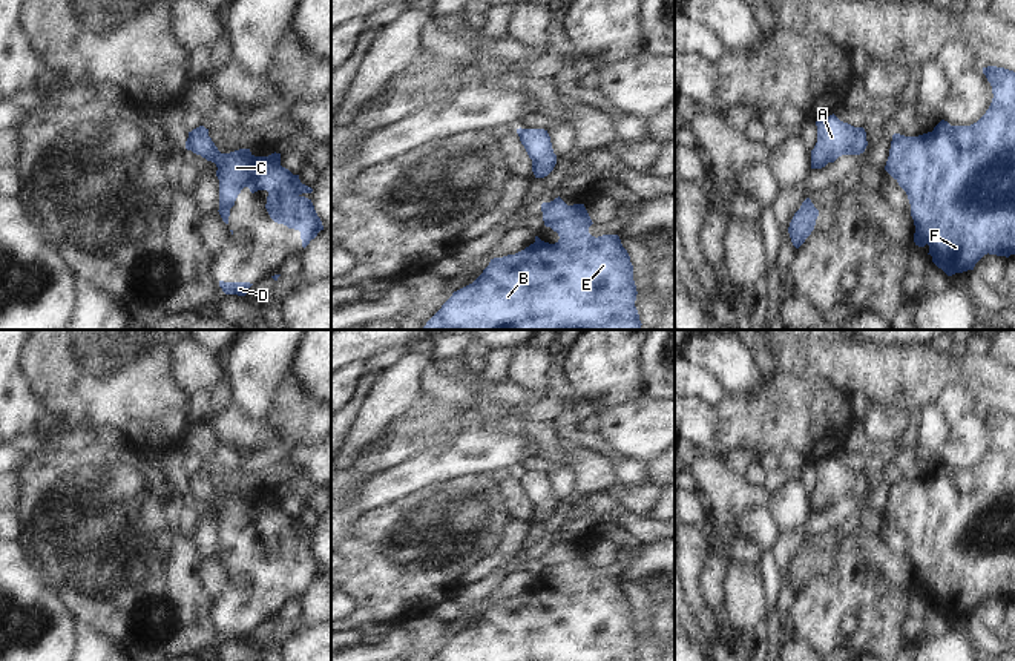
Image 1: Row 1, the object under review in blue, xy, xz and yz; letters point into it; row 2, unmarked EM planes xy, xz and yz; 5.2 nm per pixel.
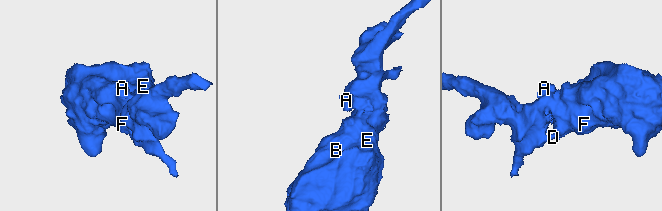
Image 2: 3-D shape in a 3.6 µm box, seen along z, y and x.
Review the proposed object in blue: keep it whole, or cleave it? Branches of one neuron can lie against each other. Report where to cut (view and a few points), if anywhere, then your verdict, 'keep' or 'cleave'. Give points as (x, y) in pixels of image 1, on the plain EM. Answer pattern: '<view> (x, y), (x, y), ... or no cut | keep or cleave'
no cut | keep

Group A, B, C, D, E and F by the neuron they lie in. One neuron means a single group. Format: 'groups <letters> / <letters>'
groups A B C D E F

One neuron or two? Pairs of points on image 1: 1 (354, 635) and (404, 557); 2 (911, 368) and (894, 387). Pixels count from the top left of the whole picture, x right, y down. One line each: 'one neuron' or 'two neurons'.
1: two neurons
2: one neuron

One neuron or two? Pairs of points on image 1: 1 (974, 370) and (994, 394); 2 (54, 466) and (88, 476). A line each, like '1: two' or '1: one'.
1: one
2: one

